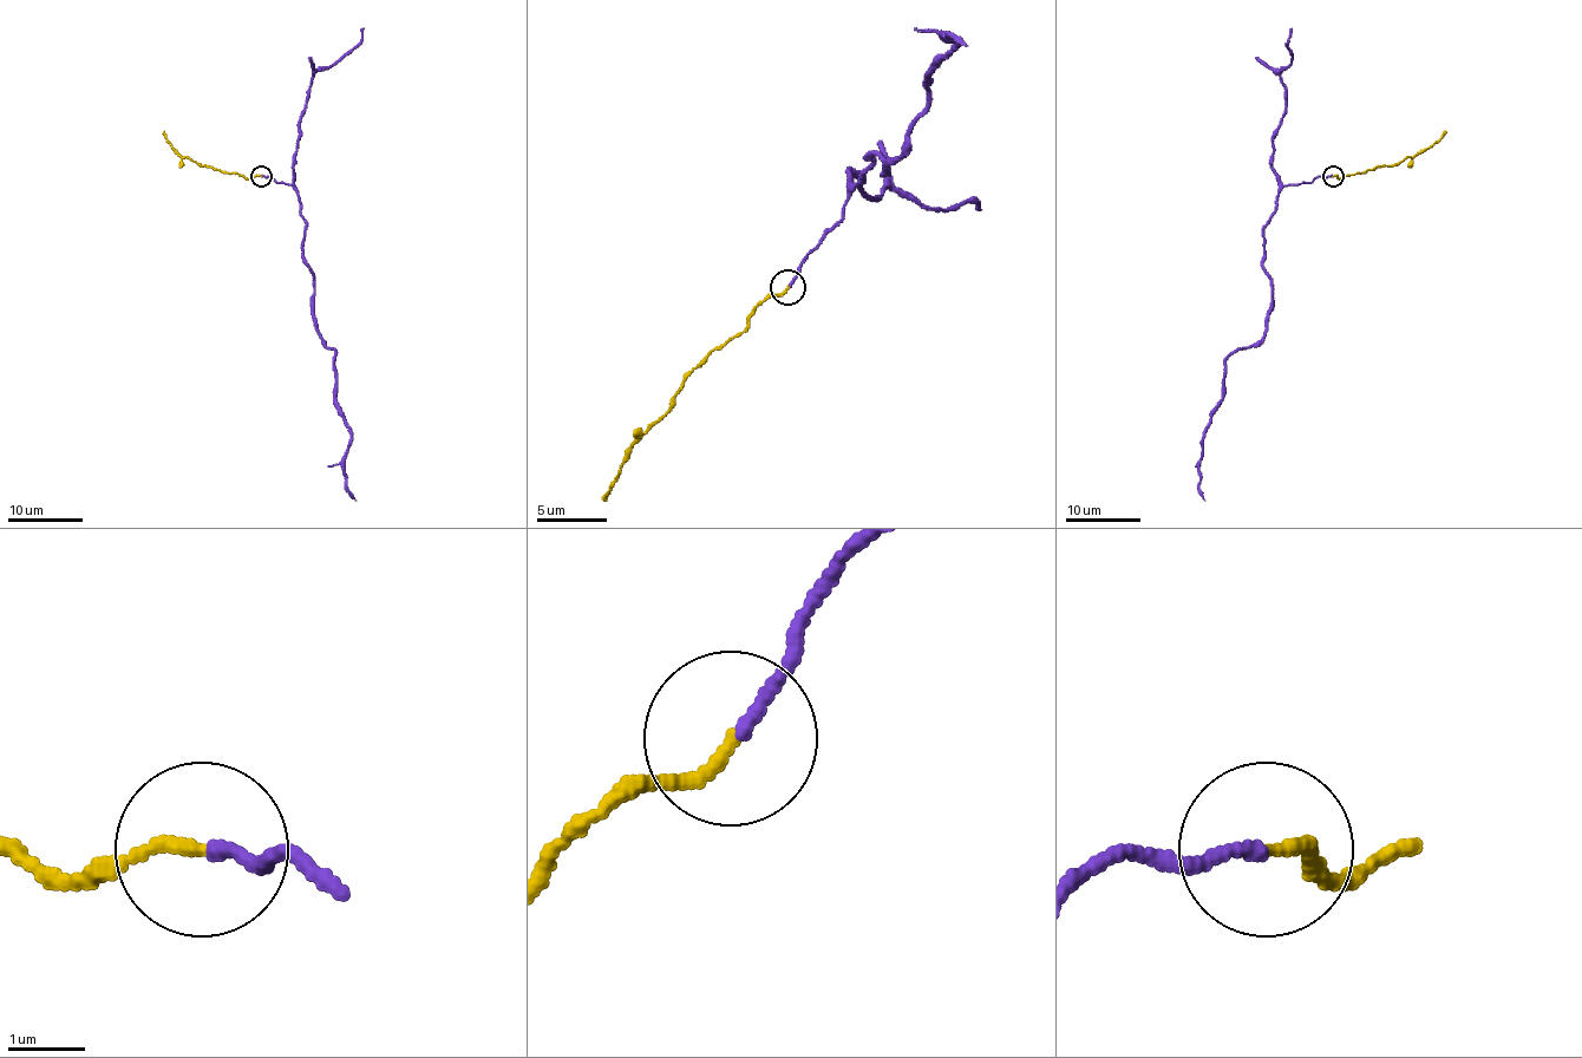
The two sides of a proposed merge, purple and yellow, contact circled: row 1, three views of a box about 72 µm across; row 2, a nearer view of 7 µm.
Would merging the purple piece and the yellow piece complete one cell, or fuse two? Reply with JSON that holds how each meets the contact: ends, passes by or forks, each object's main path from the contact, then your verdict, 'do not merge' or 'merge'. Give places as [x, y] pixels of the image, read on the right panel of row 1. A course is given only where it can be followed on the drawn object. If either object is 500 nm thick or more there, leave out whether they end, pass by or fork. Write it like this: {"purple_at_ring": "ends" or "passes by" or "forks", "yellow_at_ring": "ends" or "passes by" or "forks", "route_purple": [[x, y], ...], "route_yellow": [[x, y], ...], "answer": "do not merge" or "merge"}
{"purple_at_ring": "ends", "yellow_at_ring": "ends", "route_purple": [[1332, 175], [1287, 184], [1263, 229], [1267, 332], [1226, 360], [1200, 457], [1205, 501]], "route_yellow": [[1332, 175], [1341, 178], [1381, 165], [1396, 165], [1433, 145], [1444, 130]], "answer": "merge"}

